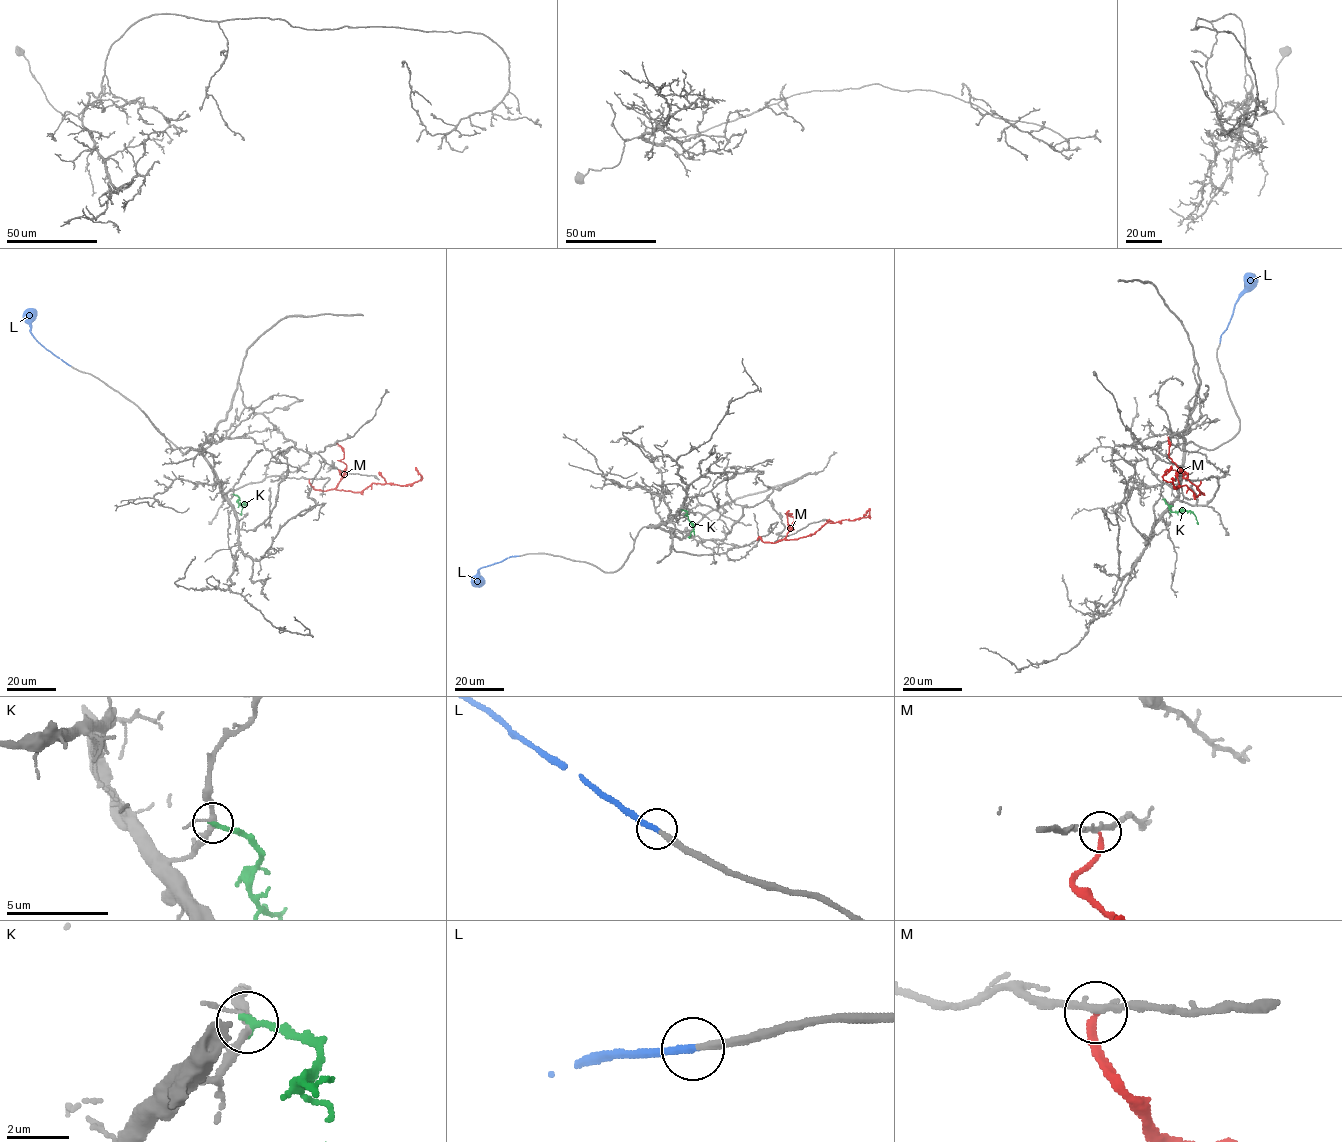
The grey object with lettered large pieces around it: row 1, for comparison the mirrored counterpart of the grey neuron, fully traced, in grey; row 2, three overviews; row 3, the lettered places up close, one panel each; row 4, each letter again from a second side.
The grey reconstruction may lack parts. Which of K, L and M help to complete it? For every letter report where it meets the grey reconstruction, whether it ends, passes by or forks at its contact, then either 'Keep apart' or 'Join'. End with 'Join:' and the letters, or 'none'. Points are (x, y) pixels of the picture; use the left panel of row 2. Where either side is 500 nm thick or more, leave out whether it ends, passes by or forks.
K: Touches grey at (233, 494). It ends there. Keep apart
L: Touches grey at (70, 365). It ends there. Join
M: Touches grey at (309, 479). It ends there. Keep apart
Join: L

